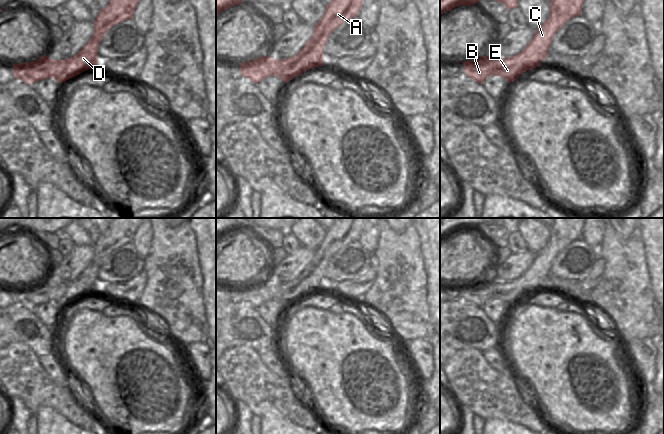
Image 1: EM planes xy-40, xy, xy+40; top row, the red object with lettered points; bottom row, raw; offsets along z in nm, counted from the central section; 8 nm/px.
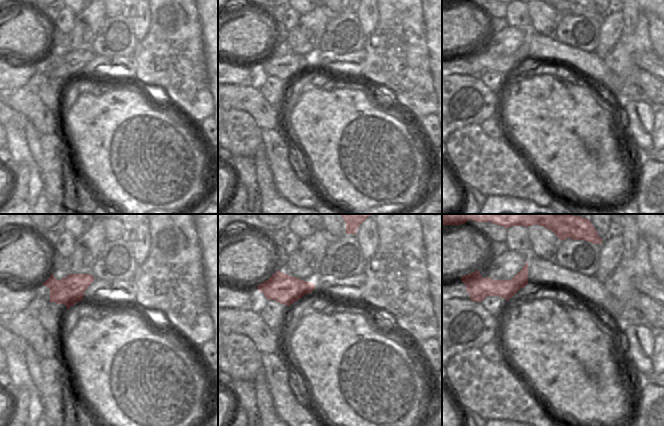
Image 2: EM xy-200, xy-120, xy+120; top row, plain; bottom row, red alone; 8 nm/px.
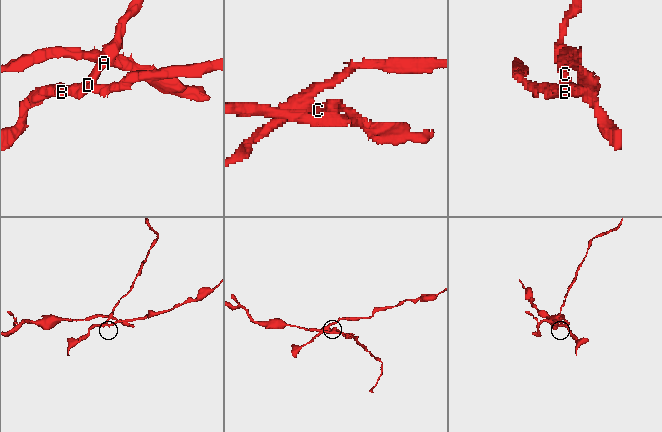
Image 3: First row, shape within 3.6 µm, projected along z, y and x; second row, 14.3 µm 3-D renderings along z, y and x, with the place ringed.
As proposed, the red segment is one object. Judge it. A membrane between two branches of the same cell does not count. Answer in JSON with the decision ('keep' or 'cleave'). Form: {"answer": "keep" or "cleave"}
{"answer": "cleave"}

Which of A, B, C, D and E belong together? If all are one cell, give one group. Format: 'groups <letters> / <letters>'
groups A C D E / B

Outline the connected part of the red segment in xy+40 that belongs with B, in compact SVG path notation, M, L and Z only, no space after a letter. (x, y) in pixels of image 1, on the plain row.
M482 280L477 284L464 285L462 287L467 300L473 302L479 308L482 308L489 300L492 300L492 293L488 280Z

